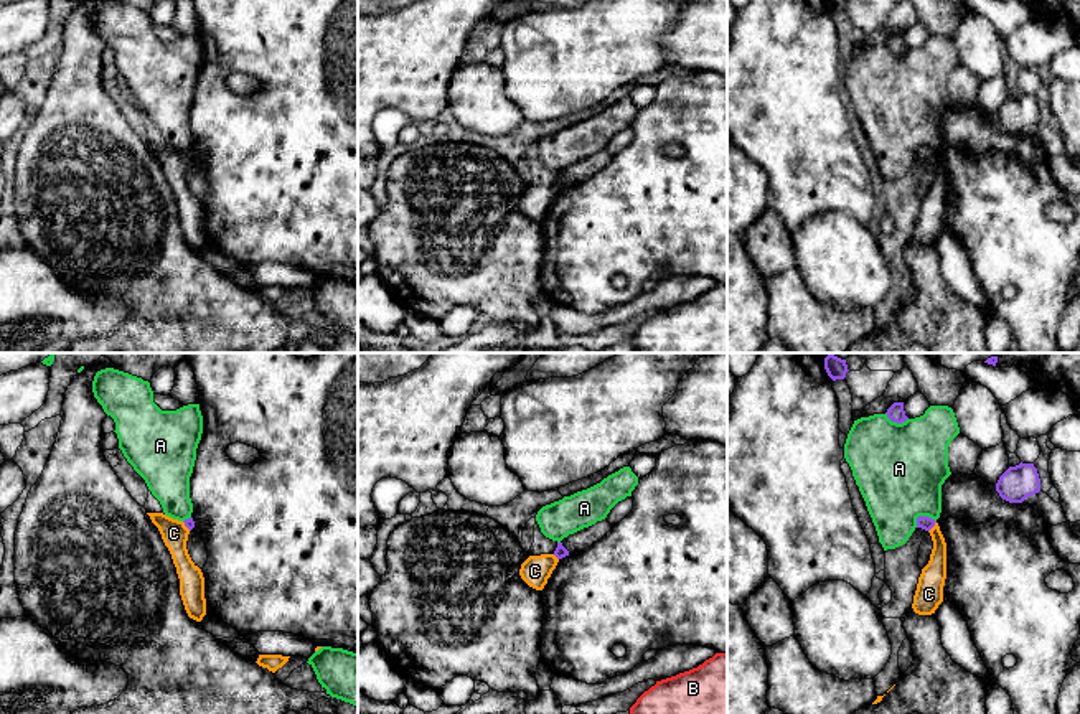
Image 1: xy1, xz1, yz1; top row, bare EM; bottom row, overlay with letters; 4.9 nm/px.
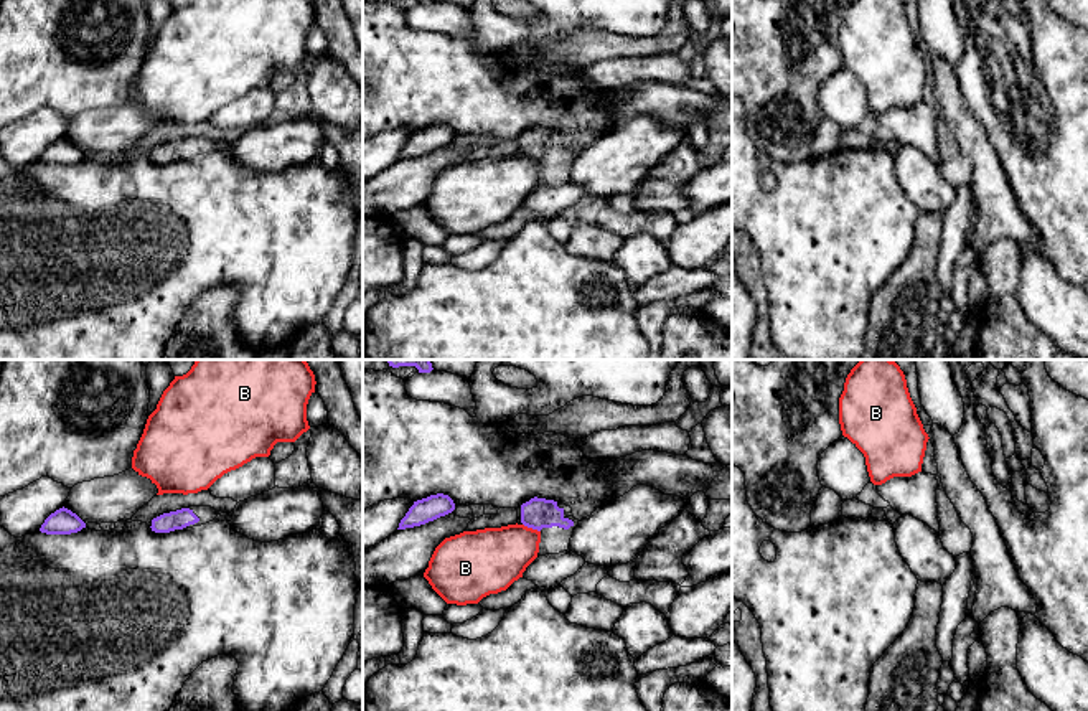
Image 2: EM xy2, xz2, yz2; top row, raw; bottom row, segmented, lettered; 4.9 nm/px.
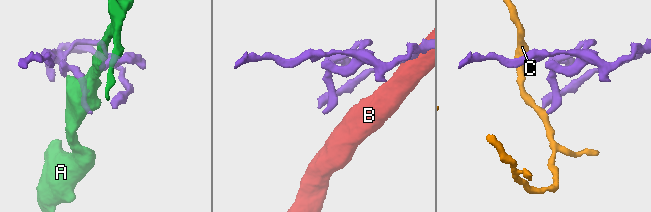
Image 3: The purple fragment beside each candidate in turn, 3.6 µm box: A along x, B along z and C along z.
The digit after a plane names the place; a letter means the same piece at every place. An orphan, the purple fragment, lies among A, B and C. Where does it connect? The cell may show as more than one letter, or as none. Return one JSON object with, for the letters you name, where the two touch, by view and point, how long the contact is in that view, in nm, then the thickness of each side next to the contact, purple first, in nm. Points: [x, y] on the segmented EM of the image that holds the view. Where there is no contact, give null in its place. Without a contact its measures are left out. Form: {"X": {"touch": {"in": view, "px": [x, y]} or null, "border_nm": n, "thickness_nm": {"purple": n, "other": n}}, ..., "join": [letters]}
{"join": []}

